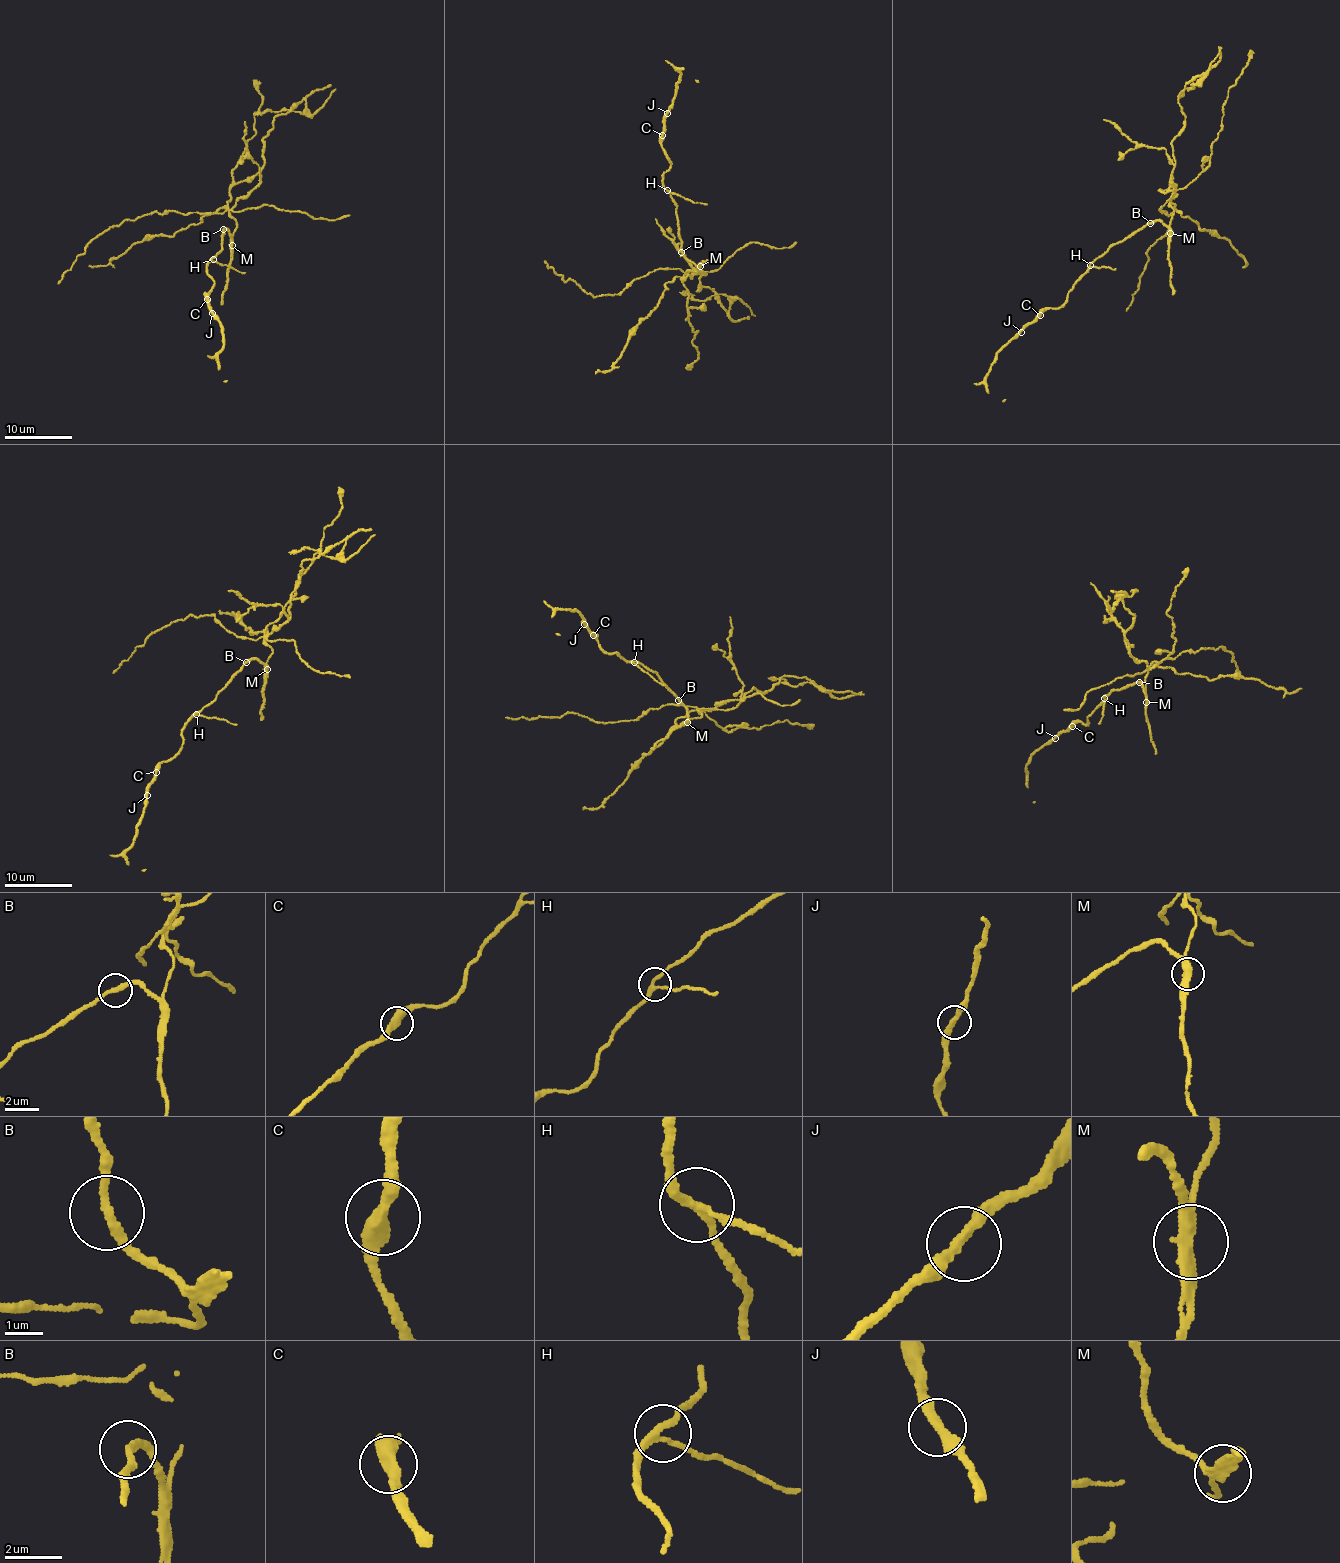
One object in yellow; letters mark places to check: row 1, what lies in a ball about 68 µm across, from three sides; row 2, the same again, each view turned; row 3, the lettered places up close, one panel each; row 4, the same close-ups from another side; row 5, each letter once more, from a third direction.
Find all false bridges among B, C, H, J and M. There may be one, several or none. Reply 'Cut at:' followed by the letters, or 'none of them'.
Cut at: M

